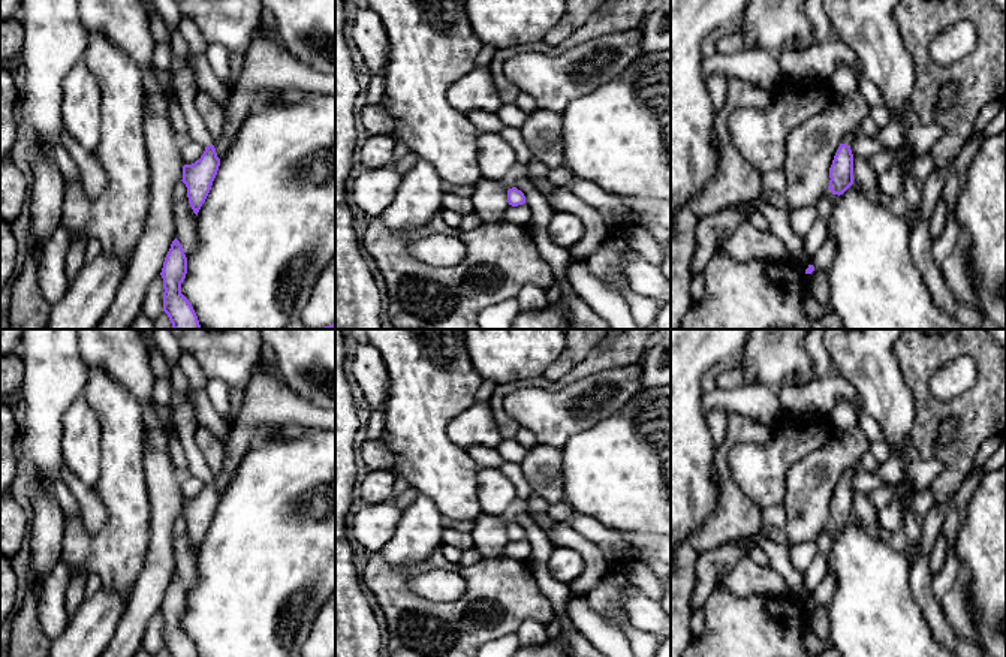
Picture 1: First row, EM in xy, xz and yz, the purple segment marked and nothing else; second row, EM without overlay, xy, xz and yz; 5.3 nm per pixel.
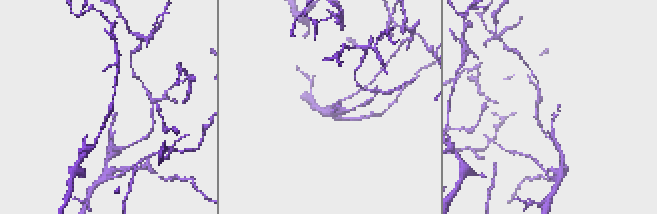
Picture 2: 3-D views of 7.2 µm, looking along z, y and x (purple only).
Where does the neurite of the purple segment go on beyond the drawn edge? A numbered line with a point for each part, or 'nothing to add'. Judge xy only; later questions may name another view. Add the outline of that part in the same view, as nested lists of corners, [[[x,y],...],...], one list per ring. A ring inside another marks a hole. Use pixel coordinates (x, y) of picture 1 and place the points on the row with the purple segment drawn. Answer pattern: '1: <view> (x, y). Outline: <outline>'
1: xy (186, 86). Outline: [[[189,63],[177,72],[174,88],[189,126],[189,138],[204,147],[214,144],[213,136],[195,106],[195,96],[201,88],[198,85],[196,72]]]

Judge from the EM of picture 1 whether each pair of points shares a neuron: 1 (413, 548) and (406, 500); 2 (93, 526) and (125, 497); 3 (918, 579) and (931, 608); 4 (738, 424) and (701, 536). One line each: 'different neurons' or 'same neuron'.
1: different neurons
2: different neurons
3: same neuron
4: same neuron

